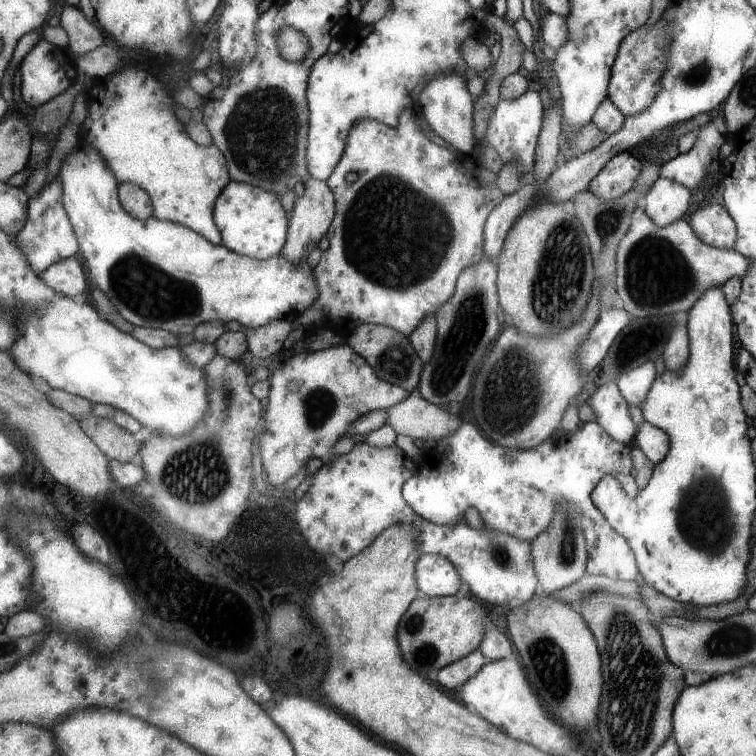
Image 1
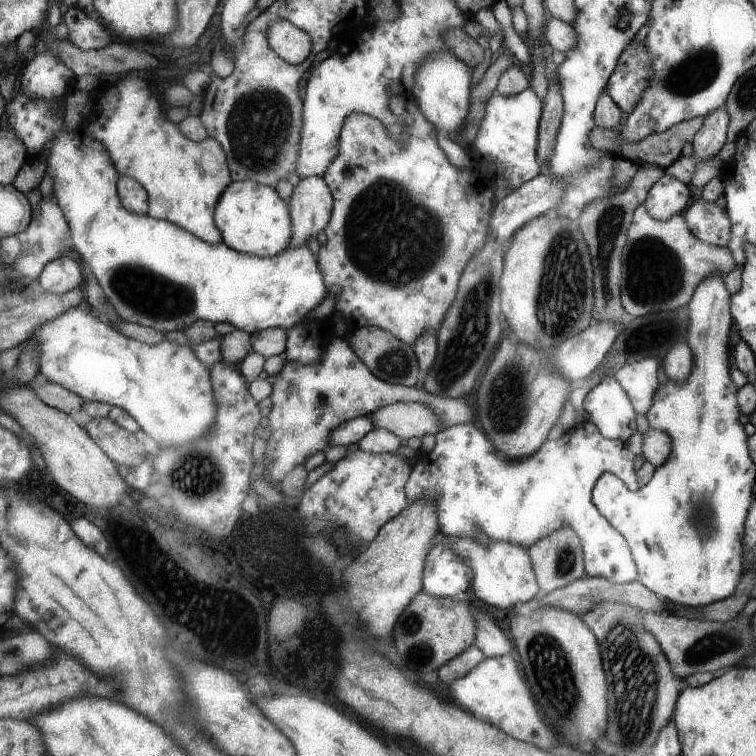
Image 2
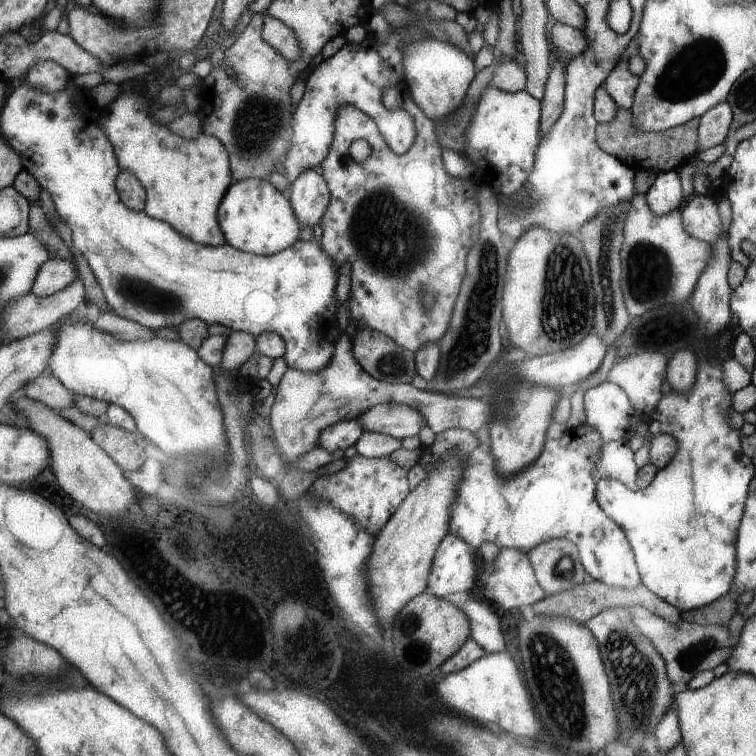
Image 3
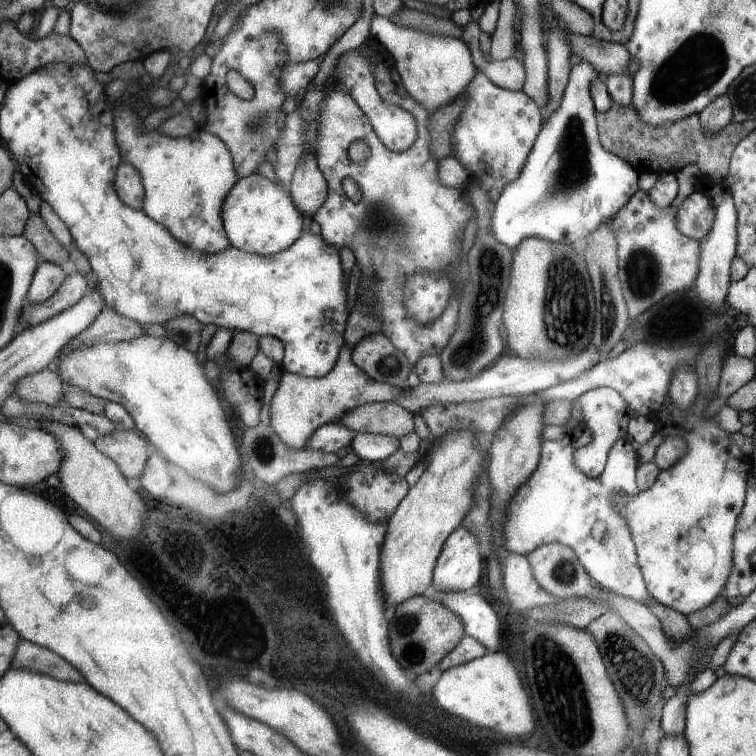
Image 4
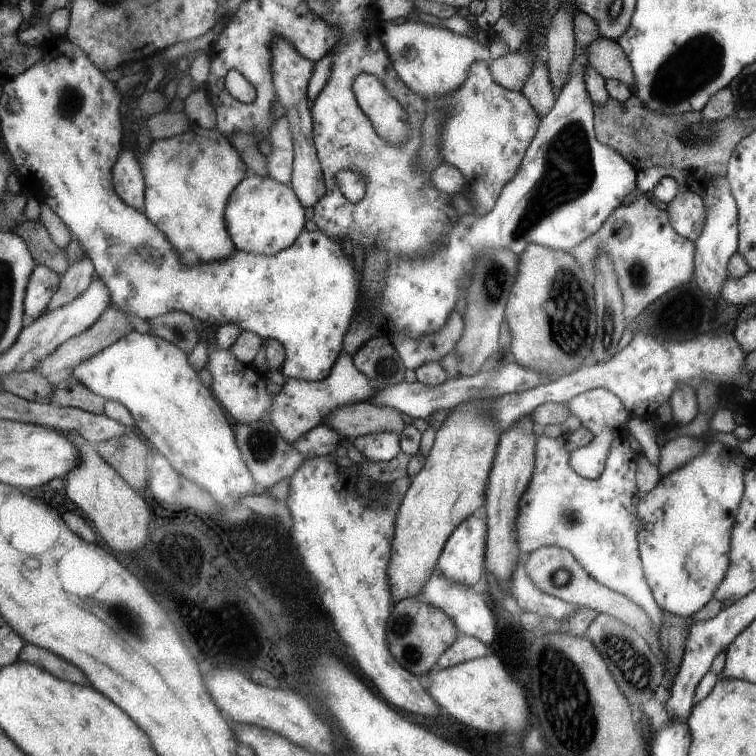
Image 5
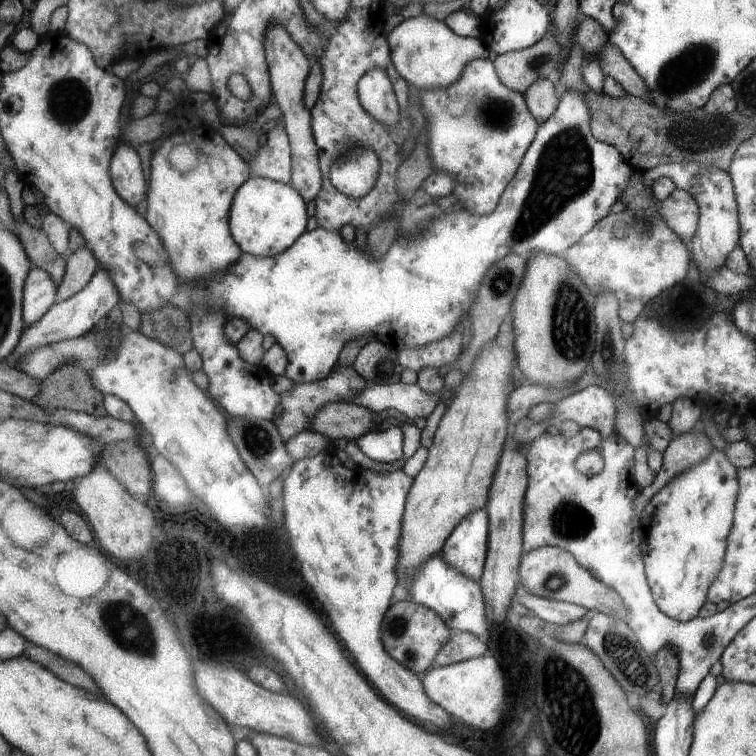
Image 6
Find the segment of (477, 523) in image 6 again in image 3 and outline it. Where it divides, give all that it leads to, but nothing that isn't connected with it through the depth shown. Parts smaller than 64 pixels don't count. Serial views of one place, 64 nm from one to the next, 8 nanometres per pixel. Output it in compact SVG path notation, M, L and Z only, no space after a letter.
M448 533L428 574L427 592L434 597L446 598L448 594L471 591L479 580L474 555L474 549L464 538Z

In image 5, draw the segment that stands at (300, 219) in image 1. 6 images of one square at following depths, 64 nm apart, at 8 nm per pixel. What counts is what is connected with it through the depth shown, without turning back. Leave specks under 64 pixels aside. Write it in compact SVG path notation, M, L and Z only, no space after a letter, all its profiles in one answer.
M278 34L272 42L272 74L274 75L274 84L276 98L285 108L286 118L290 122L290 130L294 139L295 161L294 172L291 174L289 187L295 191L298 199L306 208L313 208L314 204L324 196L326 192L325 180L321 170L320 162L317 158L316 146L313 138L313 119L308 106L307 85L314 70L314 61L307 60L292 44L286 40L278 40Z

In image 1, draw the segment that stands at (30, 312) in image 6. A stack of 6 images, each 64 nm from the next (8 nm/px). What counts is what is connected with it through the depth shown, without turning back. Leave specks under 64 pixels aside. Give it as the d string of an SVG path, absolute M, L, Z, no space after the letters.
M76 256L50 264L40 278L62 296L83 297L82 292L86 292L86 276Z

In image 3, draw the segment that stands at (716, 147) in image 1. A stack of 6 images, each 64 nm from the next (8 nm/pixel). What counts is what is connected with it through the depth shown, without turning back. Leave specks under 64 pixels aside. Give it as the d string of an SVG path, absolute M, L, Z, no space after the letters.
M724 100L718 102L716 106L712 106L708 113L699 117L700 150L706 151L722 145L722 142L726 140L728 130L731 128L733 114L728 100Z

